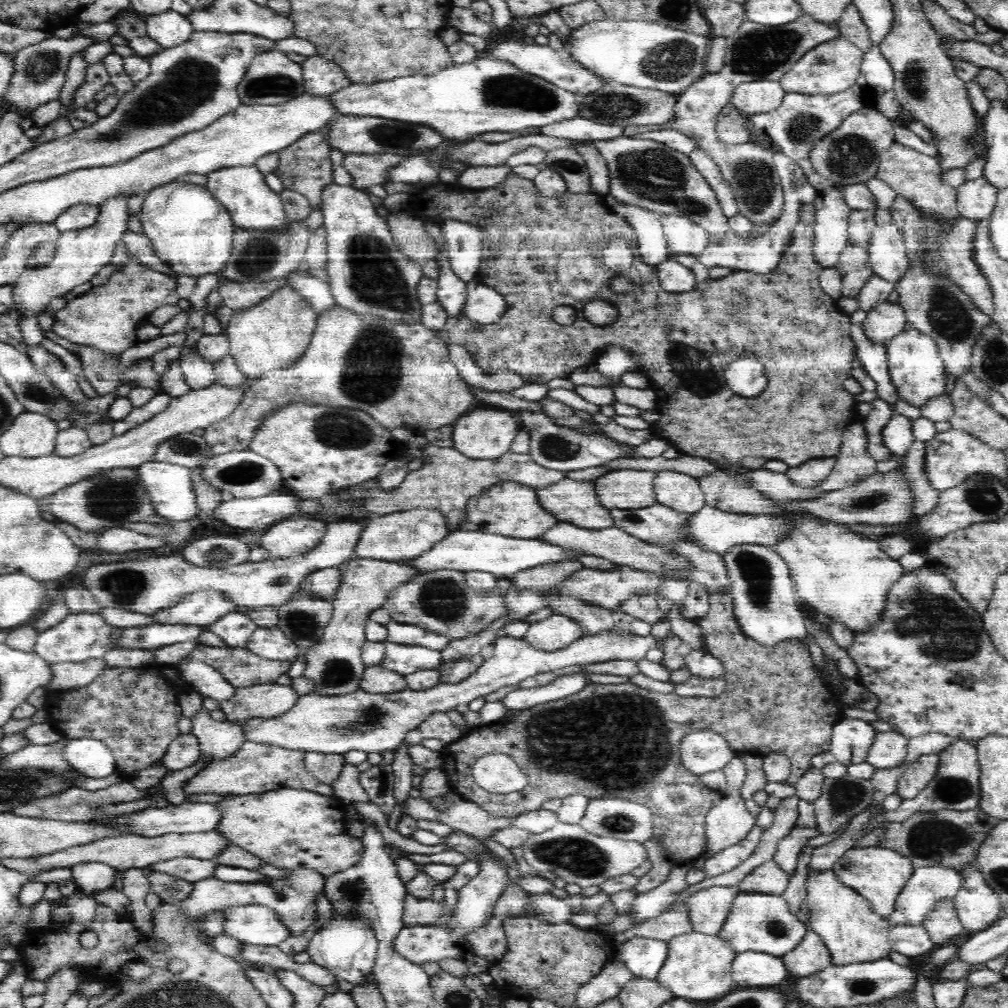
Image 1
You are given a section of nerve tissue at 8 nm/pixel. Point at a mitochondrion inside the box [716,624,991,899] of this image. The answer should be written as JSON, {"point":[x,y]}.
{"point":[932,839]}

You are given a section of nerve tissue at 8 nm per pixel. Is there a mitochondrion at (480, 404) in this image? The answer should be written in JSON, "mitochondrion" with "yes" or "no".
{"mitochondrion":"no"}

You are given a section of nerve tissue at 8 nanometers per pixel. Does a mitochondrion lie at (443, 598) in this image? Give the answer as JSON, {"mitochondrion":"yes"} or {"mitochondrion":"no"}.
{"mitochondrion":"yes"}

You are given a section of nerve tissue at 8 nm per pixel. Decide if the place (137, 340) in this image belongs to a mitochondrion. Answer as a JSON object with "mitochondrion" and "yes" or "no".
{"mitochondrion":"no"}

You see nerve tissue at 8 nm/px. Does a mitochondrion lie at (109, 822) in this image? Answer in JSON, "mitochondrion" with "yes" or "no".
{"mitochondrion":"no"}

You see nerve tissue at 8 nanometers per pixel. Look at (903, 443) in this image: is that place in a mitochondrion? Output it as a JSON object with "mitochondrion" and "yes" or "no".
{"mitochondrion":"no"}

